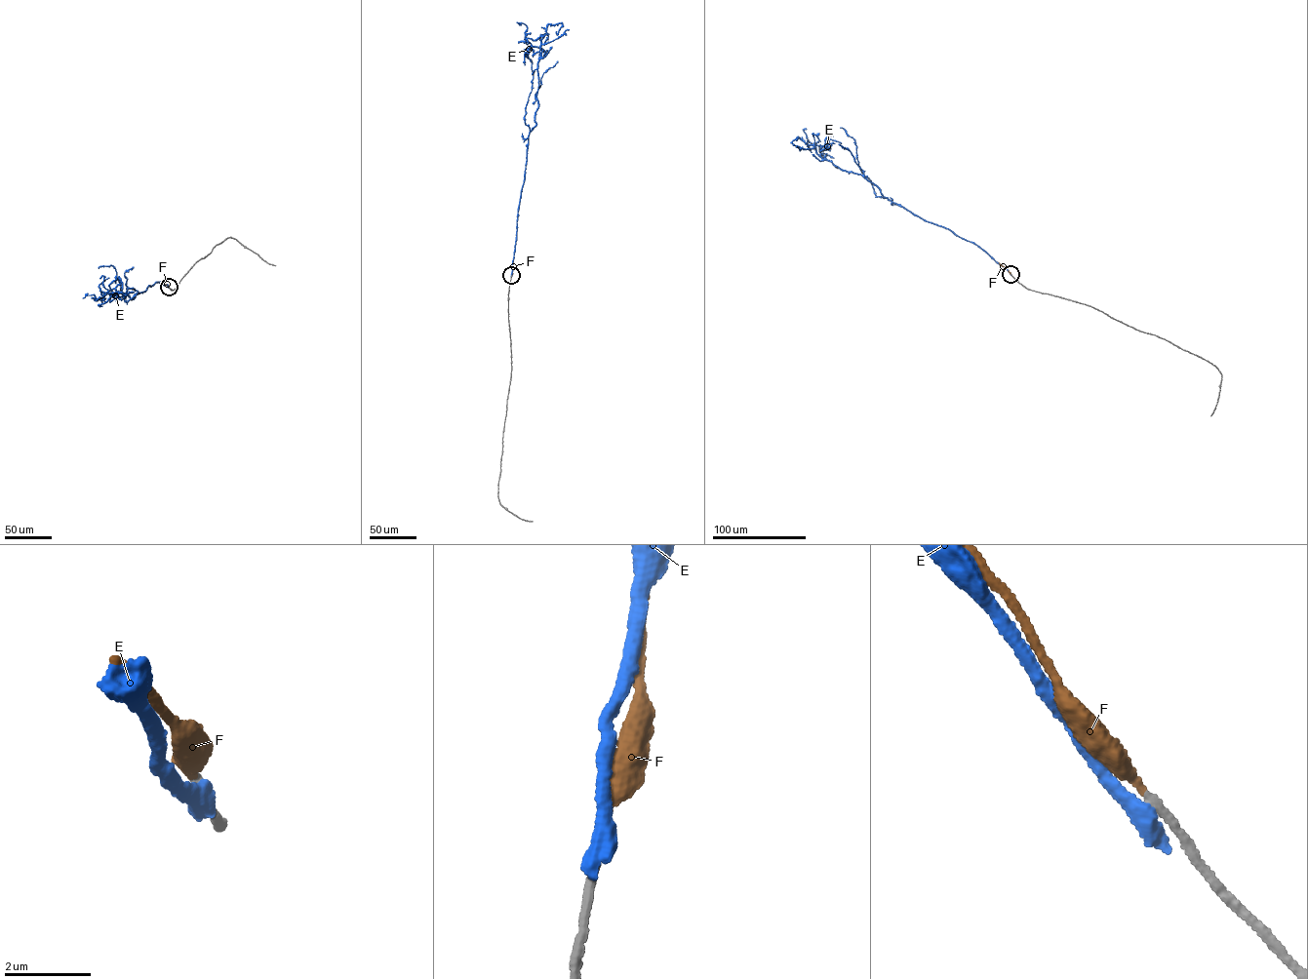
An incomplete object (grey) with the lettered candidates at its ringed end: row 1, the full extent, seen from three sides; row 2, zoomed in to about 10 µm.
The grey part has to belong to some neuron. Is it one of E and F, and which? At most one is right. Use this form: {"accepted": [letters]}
{"accepted": ["F"]}

